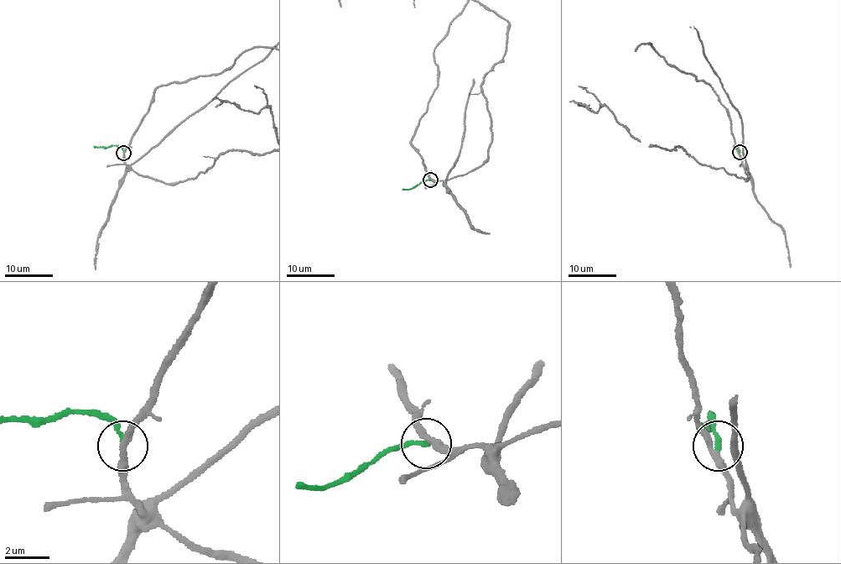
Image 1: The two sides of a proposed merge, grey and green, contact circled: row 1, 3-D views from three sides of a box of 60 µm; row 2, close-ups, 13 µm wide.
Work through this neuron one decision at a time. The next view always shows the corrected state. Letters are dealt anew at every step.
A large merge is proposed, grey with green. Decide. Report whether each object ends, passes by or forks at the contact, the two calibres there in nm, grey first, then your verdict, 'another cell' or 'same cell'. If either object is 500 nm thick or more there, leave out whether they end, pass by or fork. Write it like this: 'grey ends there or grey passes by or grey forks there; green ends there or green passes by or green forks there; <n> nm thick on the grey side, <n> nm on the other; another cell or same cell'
grey passes by; green ends there; 280 nm thick on the grey side, 200 nm on the other; same cell

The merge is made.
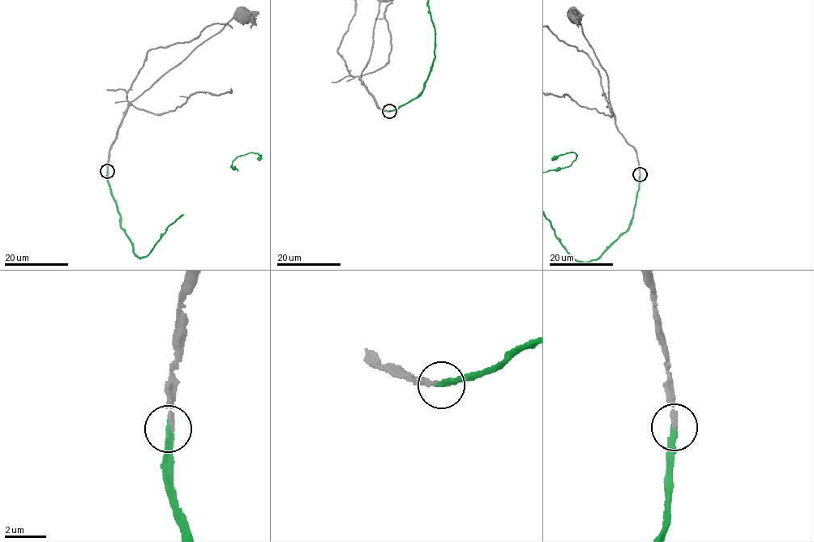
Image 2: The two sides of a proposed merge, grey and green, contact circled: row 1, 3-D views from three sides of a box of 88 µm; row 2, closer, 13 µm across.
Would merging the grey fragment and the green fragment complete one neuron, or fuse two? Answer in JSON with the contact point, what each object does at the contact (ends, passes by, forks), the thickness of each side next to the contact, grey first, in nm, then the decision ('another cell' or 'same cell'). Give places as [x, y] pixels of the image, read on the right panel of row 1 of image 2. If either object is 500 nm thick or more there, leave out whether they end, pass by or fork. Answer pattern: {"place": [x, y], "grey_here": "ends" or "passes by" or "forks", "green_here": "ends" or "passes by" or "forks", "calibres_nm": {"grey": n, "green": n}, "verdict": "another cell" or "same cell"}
{"place": [640, 174], "grey_here": "ends", "green_here": "ends", "calibres_nm": {"grey": 220, "green": 300}, "verdict": "same cell"}

